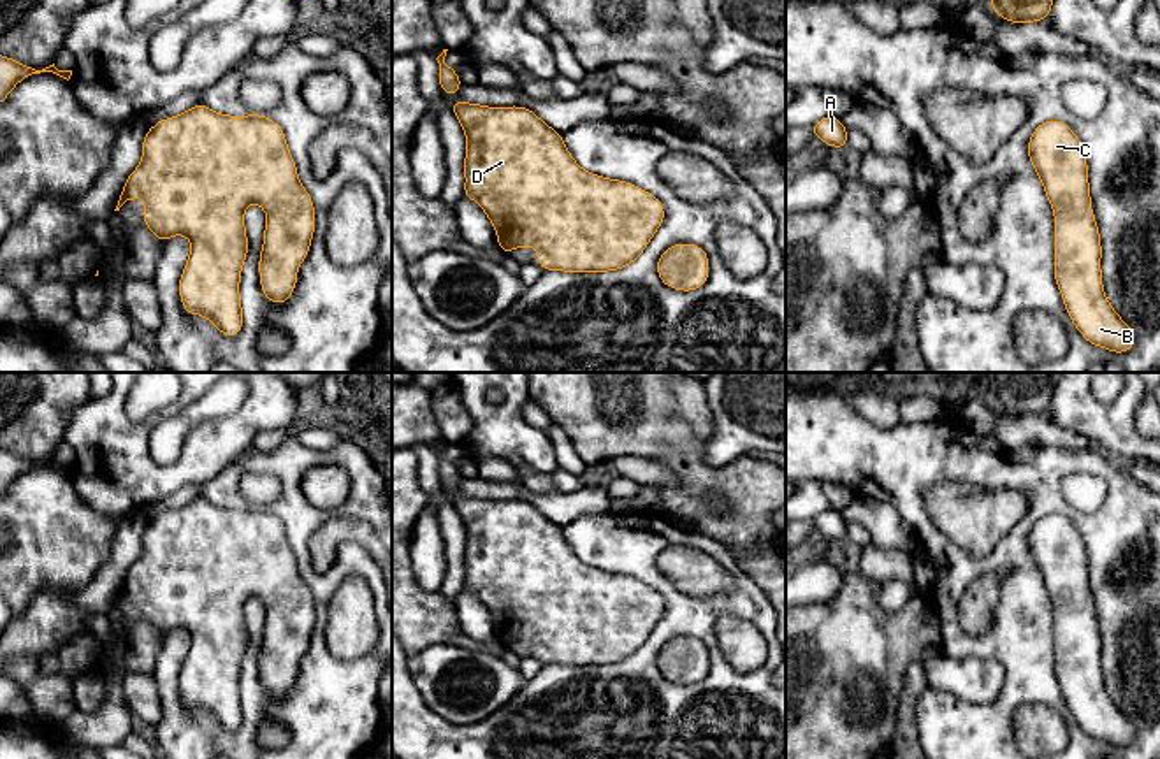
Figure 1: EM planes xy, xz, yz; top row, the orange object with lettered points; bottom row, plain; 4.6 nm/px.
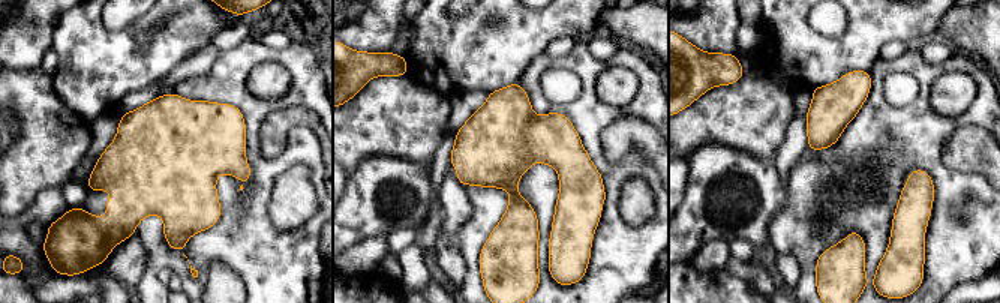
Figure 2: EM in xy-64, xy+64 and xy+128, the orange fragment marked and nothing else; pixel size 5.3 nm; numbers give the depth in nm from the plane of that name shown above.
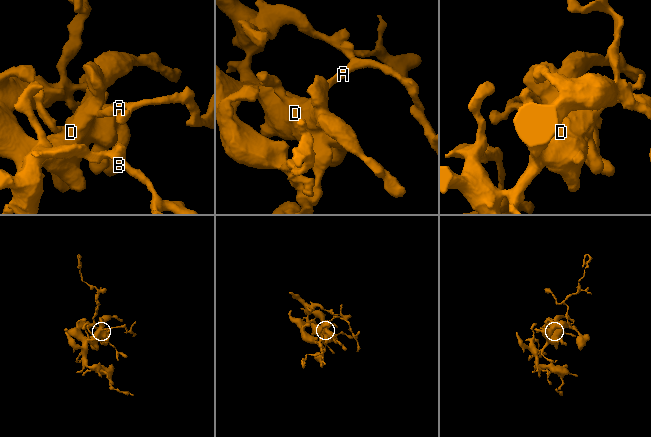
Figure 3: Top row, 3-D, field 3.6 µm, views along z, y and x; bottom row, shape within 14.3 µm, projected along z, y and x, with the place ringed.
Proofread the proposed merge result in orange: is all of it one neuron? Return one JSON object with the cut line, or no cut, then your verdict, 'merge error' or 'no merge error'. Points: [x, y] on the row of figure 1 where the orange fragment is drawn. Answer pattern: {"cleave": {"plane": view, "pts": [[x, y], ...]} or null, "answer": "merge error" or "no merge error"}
{"cleave": null, "answer": "no merge error"}

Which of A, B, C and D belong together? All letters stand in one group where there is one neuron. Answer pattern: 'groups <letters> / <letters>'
groups A B C D

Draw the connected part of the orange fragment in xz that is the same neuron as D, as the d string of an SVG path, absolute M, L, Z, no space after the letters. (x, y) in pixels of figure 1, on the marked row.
M455 100L452 111L468 139L464 158L464 197L473 199L497 232L497 246L510 255L518 246L538 248L538 265L545 271L608 272L627 267L663 225L664 207L657 197L627 181L608 179L584 170L566 149L561 132L541 121L527 107L485 107Z

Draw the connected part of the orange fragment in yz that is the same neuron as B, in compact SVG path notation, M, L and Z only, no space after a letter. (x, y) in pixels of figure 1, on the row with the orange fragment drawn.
M1049 119L1033 130L1026 149L1055 211L1055 281L1072 323L1090 344L1113 353L1130 351L1135 336L1102 288L1100 234L1090 209L1079 137L1063 121Z

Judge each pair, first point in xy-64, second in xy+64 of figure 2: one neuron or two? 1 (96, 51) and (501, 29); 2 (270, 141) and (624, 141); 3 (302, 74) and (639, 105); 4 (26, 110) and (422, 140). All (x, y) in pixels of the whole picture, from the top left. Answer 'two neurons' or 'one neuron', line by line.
1: one neuron
2: one neuron
3: one neuron
4: one neuron

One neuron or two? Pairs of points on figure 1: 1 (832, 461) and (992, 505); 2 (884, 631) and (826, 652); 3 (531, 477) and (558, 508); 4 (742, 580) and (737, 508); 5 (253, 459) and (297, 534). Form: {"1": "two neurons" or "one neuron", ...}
{"1": "two neurons", "2": "one neuron", "3": "two neurons", "4": "two neurons", "5": "one neuron"}

